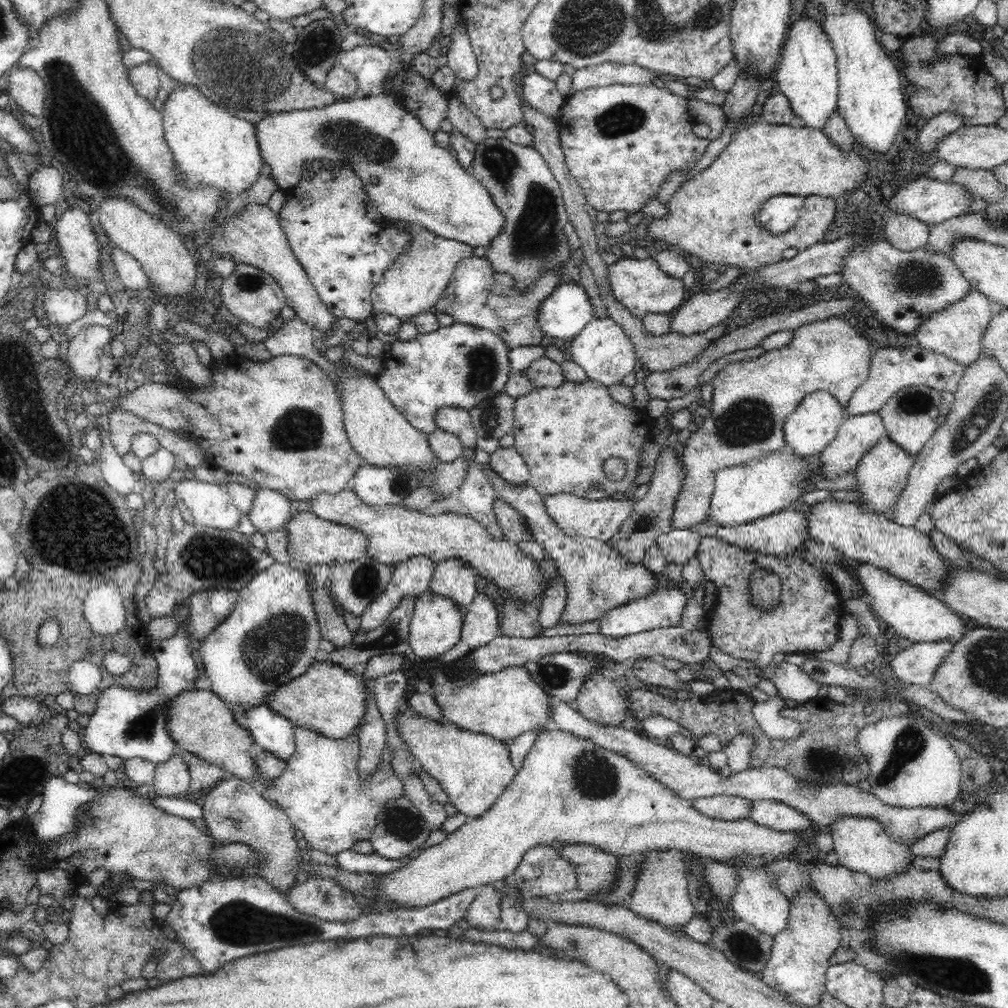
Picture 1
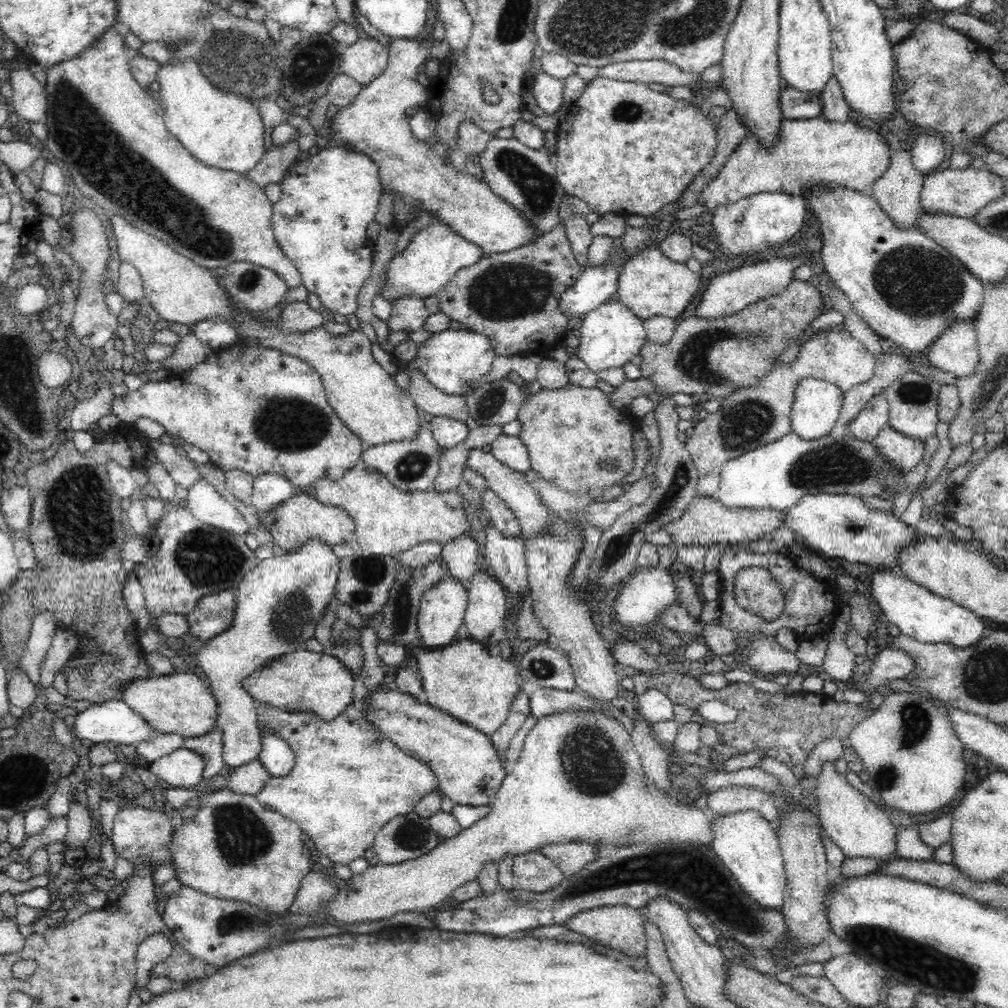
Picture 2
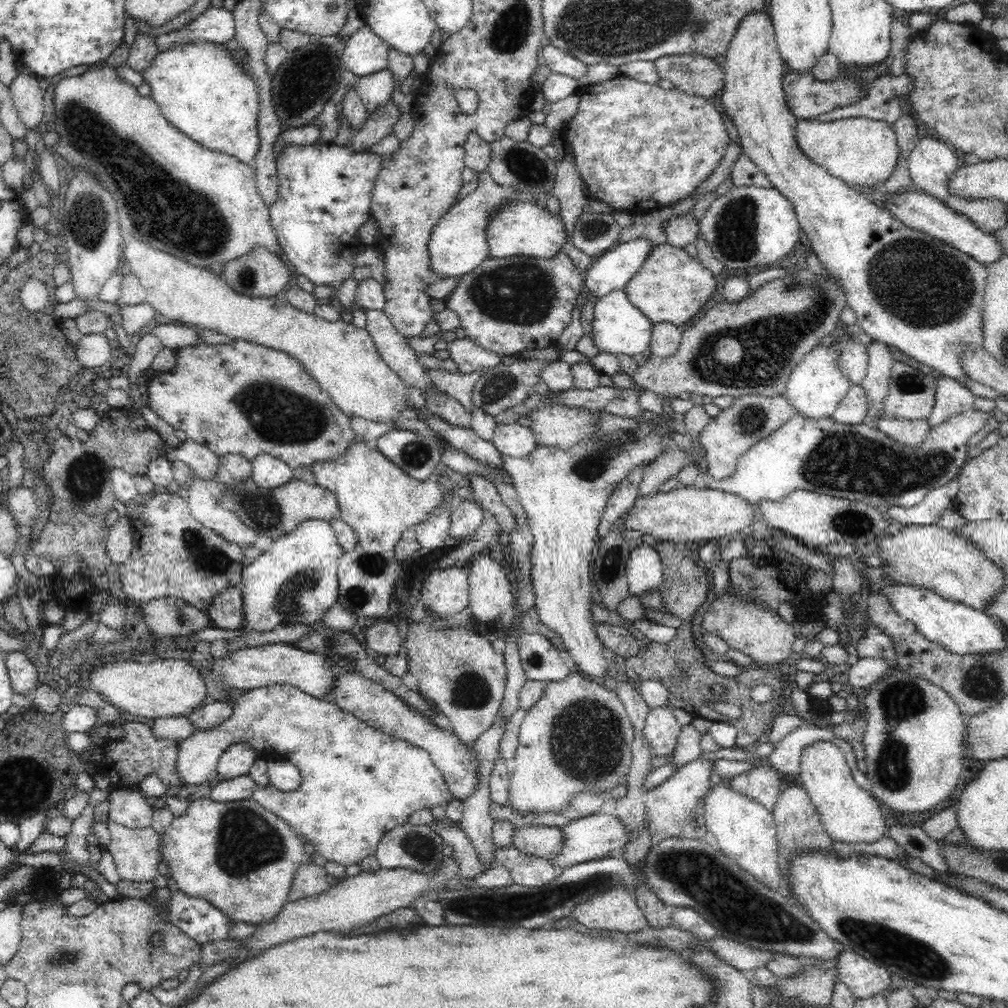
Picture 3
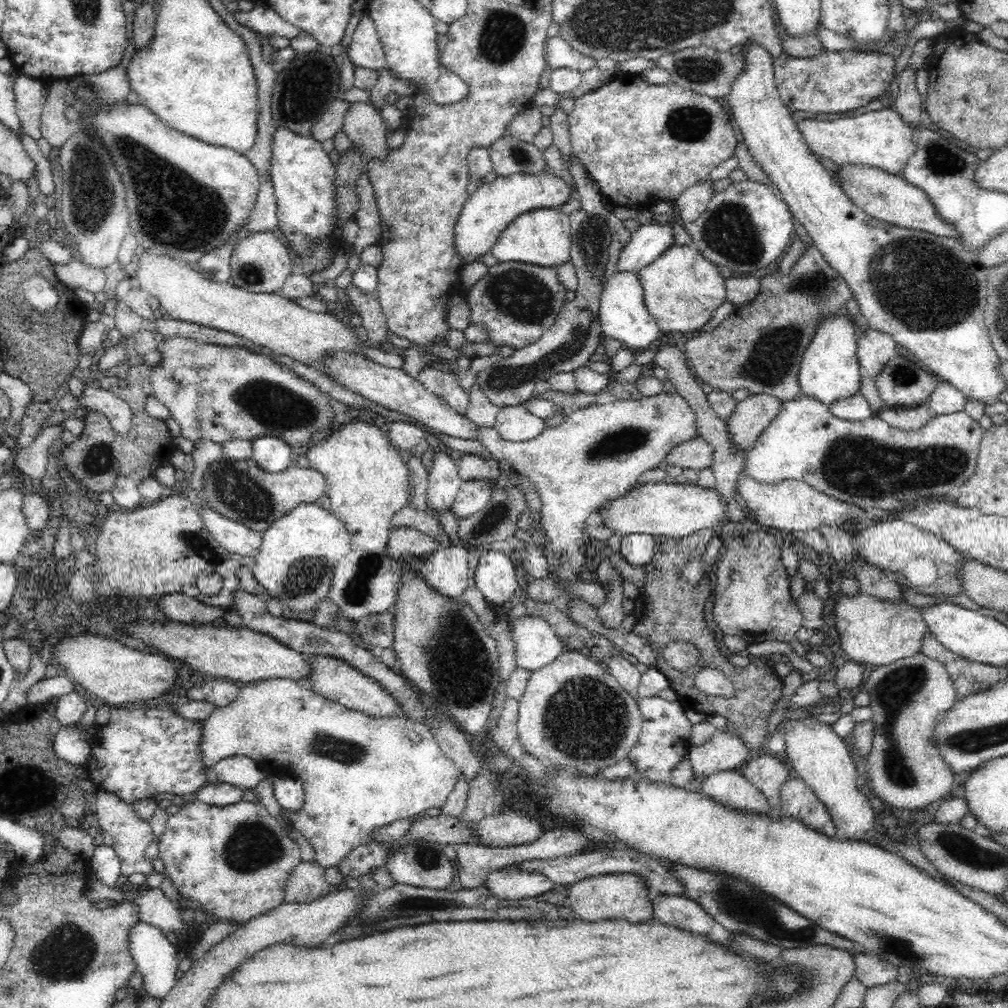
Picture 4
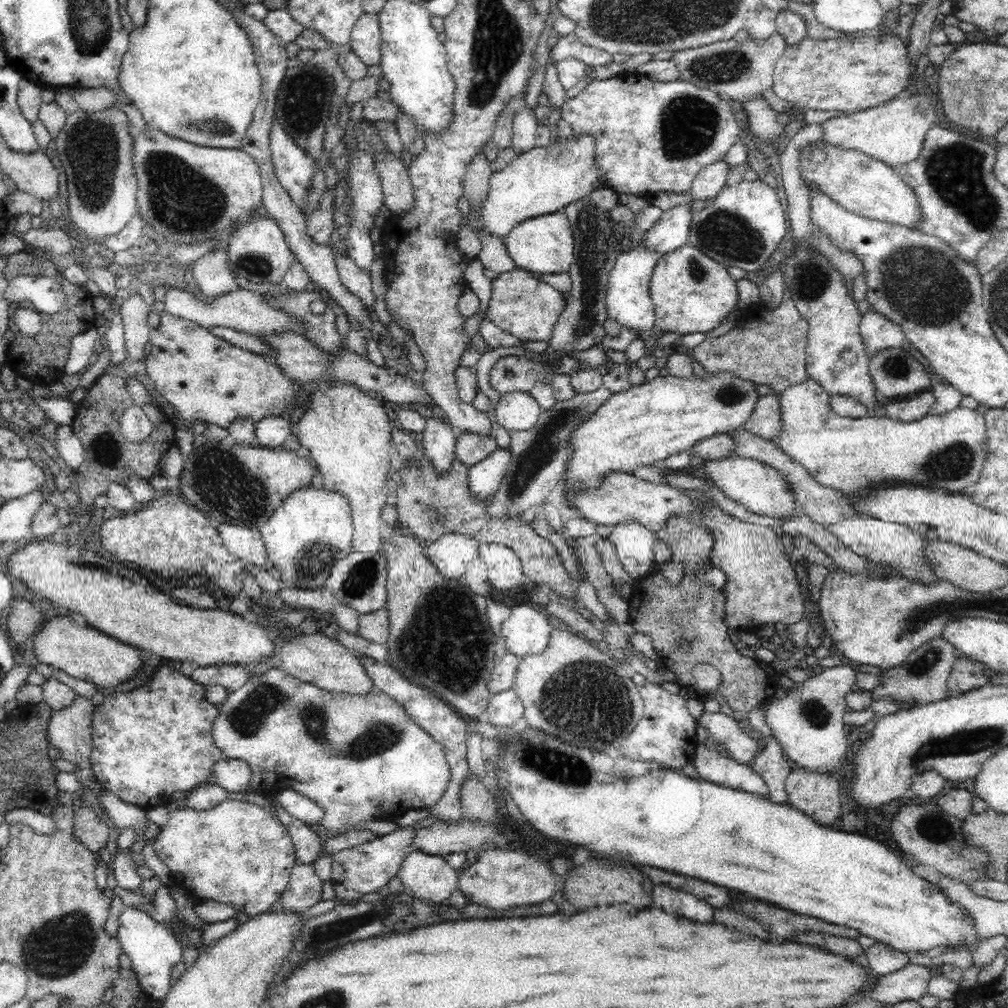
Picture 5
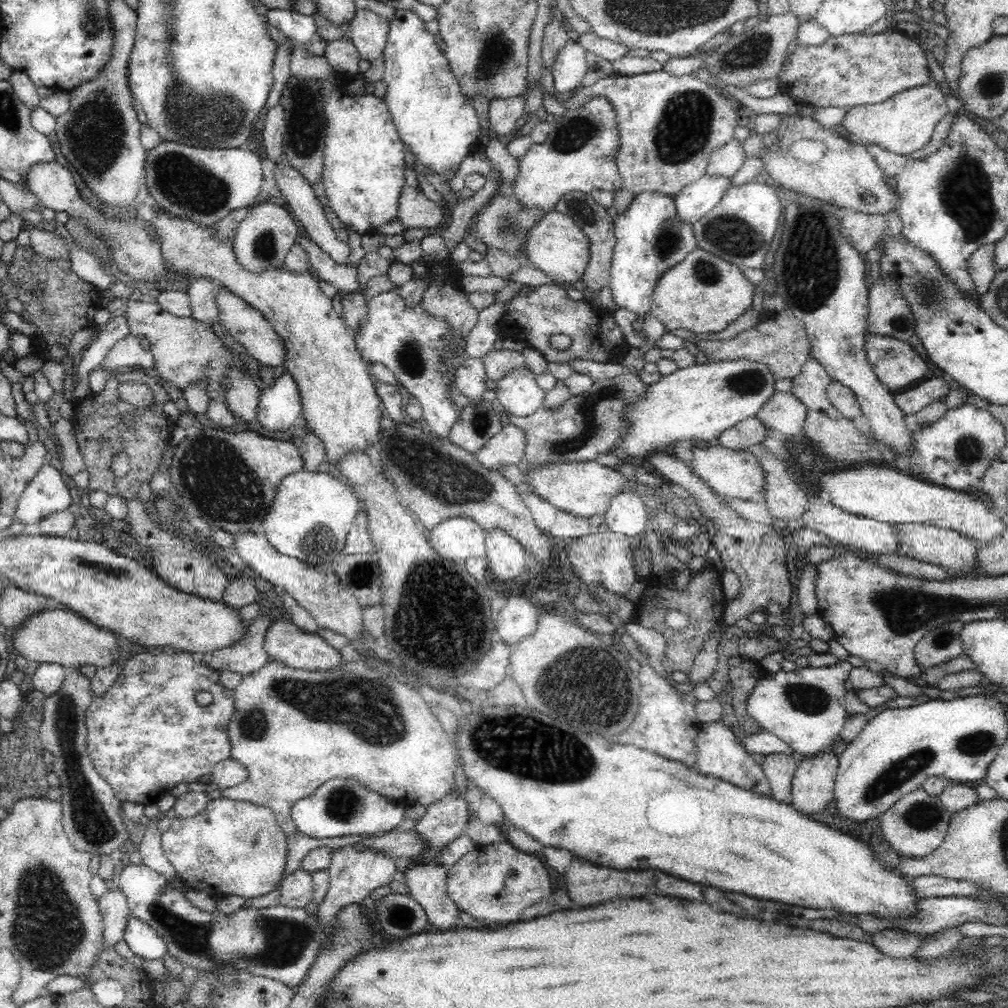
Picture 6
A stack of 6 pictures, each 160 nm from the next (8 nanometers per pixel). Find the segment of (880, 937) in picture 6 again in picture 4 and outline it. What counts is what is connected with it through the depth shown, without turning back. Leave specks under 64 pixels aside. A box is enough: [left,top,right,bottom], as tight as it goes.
[852,950,900,989]

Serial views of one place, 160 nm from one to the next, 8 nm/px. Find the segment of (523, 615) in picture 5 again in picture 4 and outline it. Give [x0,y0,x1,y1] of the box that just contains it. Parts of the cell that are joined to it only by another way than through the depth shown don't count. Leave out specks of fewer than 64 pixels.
[511,614,565,672]

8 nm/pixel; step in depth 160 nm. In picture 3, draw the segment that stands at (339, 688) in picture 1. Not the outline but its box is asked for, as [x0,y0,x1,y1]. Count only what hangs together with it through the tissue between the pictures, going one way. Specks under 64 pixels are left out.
[215,644,337,700]

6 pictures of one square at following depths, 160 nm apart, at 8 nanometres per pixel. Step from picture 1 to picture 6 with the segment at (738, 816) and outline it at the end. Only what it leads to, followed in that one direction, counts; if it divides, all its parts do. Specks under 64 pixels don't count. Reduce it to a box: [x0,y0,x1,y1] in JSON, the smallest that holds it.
[761,752,798,804]

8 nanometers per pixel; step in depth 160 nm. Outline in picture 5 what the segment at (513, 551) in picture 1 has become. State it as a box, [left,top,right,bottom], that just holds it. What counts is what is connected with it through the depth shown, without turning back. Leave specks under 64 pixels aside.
[297,383,393,552]

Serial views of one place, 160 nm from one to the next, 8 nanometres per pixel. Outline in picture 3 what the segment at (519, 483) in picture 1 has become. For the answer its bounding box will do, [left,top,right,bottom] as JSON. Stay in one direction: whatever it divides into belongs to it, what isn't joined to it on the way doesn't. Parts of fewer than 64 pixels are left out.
[492,422,537,458]

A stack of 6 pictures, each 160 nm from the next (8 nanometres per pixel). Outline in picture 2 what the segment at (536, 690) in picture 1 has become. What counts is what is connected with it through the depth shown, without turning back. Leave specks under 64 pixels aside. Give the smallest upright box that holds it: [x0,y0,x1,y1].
[410,638,524,736]

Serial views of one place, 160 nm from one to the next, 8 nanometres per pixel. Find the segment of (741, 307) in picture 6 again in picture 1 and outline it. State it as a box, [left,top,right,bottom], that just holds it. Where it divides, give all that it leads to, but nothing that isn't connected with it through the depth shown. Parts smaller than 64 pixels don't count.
[606,257,684,319]

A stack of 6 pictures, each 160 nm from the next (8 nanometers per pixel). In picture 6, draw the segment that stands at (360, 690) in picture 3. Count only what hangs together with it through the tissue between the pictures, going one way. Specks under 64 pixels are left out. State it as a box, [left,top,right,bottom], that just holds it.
[264,619,344,672]

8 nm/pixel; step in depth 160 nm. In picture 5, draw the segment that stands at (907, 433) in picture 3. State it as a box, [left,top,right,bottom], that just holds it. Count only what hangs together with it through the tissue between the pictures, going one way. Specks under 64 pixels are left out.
[884,390,934,423]

